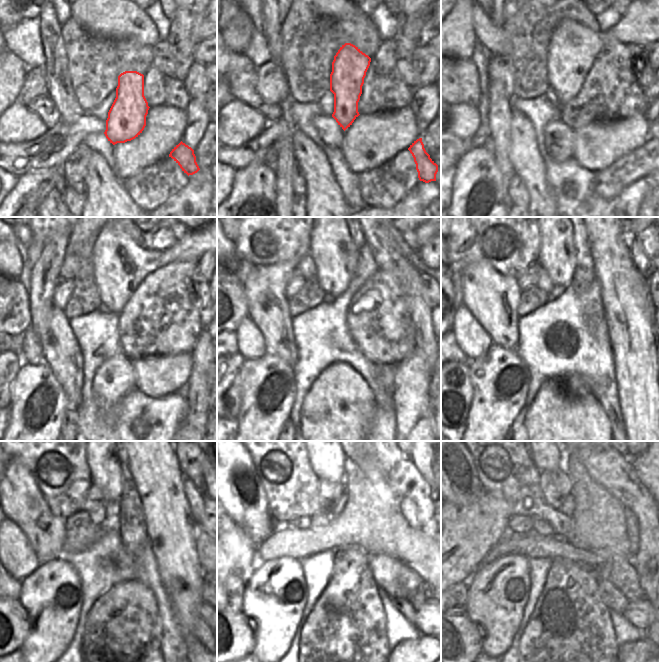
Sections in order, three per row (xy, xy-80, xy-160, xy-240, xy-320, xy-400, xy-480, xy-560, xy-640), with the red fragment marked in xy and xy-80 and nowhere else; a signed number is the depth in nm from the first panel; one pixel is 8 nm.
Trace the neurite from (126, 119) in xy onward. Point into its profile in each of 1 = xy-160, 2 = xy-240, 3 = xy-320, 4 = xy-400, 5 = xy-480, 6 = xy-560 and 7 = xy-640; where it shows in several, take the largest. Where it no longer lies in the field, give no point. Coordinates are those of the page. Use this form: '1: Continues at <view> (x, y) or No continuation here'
1: Continues at xy-160 (573, 47)
2: Continues at xy-240 (120, 265)
3: Continues at xy-320 (335, 255)
4: Continues at xy-400 (557, 256)
5: Continues at xy-480 (104, 463)
6: Continues at xy-560 (327, 461)
7: Continues at xy-640 (544, 461).

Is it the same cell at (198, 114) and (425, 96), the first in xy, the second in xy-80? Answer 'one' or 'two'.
one

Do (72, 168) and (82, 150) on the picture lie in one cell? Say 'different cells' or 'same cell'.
same cell

